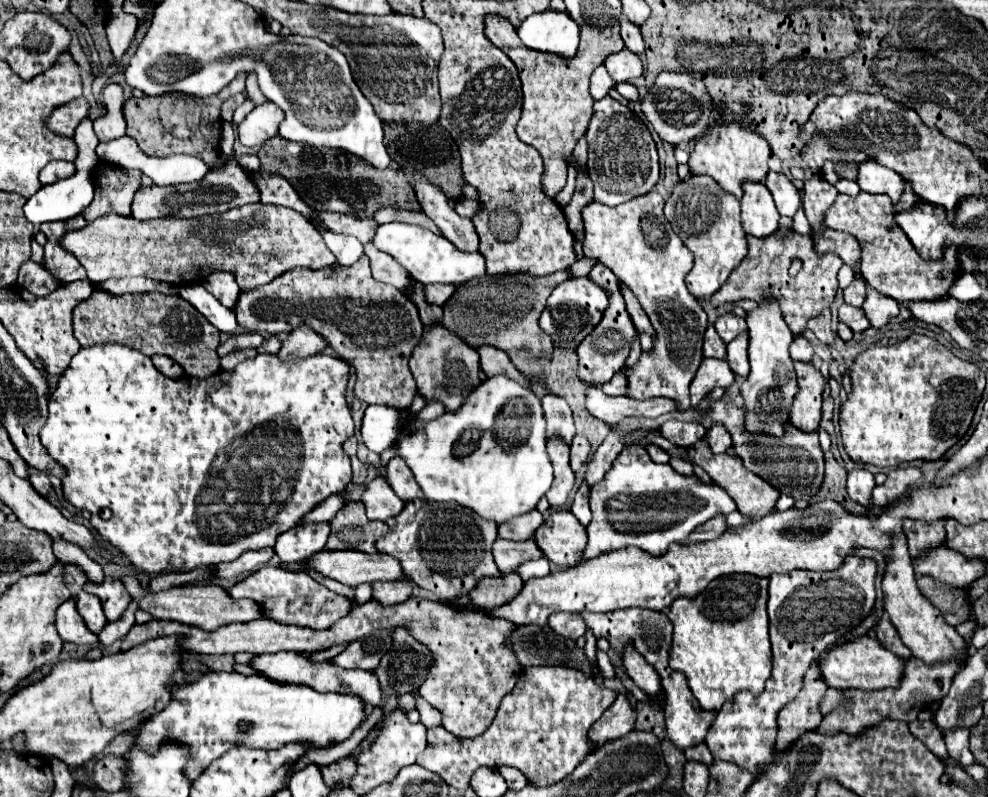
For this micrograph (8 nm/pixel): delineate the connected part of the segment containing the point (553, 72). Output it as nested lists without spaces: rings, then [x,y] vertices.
[[[488,14],[484,16],[484,34],[488,40],[500,48],[518,68],[522,90],[524,90],[524,106],[522,106],[522,118],[518,122],[518,138],[530,146],[534,146],[542,160],[544,160],[544,174],[542,174],[542,190],[548,198],[556,198],[556,194],[566,184],[566,156],[572,154],[578,138],[586,132],[588,122],[592,118],[592,96],[590,96],[590,74],[594,68],[604,64],[604,60],[610,54],[616,54],[624,48],[624,42],[618,34],[618,24],[612,24],[610,28],[582,28],[582,40],[578,54],[572,60],[562,60],[560,56],[536,52],[526,48],[516,32],[516,28],[504,20],[502,16]]]

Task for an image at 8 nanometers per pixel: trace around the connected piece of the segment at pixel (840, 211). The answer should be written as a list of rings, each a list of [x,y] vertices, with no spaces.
[[[906,182],[902,198],[894,204],[888,196],[872,196],[868,192],[860,192],[856,198],[846,194],[838,194],[834,204],[825,214],[824,226],[838,232],[846,232],[854,236],[860,244],[860,274],[868,286],[878,290],[882,296],[894,298],[898,302],[914,302],[914,300],[940,300],[948,296],[948,288],[962,274],[960,264],[956,264],[956,248],[948,244],[948,252],[944,260],[920,260],[916,248],[908,236],[904,236],[902,228],[894,222],[894,214],[900,210],[910,210],[920,204],[920,198],[912,192],[912,186]]]

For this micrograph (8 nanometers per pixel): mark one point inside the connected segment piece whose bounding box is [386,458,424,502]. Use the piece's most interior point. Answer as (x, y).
(400, 478)

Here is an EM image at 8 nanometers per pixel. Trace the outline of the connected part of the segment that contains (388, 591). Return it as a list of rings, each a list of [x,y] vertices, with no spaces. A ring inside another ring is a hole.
[[[396,580],[396,582],[376,582],[372,584],[372,590],[374,600],[378,600],[384,606],[394,606],[408,600],[414,592],[414,586],[408,580]]]

